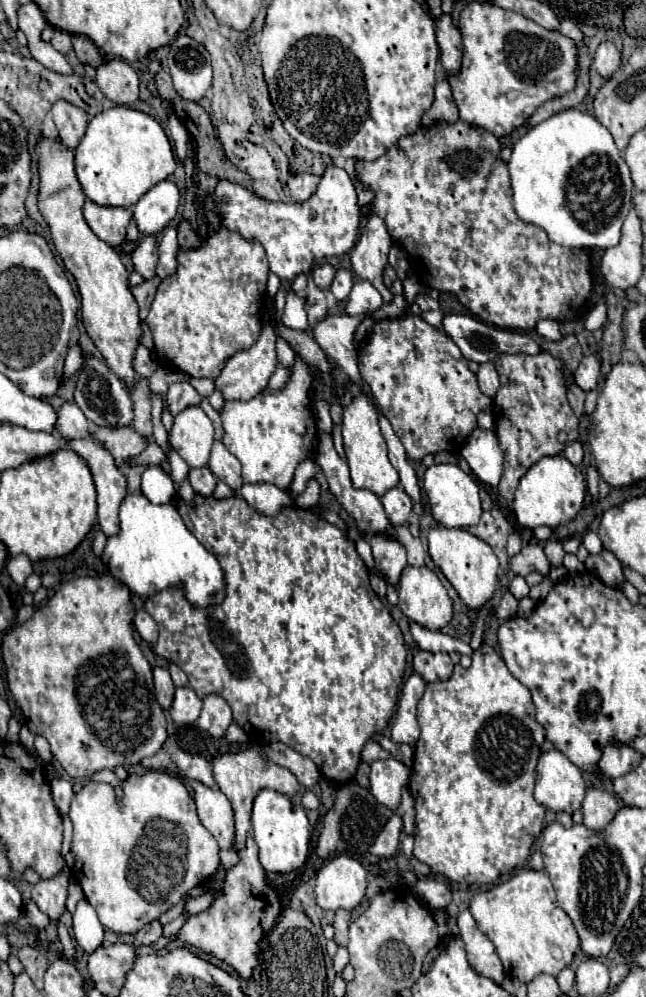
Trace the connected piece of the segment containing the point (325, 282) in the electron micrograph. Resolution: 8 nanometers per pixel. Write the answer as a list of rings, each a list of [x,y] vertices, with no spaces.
[[[320,264],[312,270],[312,278],[314,278],[314,284],[320,288],[320,290],[328,290],[332,280],[334,280],[334,274],[336,270],[330,266],[330,264]]]

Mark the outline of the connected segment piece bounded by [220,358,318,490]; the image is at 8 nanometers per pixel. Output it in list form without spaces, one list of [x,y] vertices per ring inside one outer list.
[[[294,358],[290,378],[282,390],[270,392],[266,388],[248,402],[226,402],[220,408],[224,428],[222,442],[240,460],[242,480],[246,484],[268,482],[280,486],[280,490],[288,490],[298,462],[312,454],[318,428],[310,398],[310,386],[312,378],[308,364],[302,358]]]

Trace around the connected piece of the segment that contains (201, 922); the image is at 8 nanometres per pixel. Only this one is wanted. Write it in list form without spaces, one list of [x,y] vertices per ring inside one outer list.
[[[248,834],[244,848],[232,848],[238,852],[238,864],[226,870],[222,888],[216,892],[214,902],[204,912],[190,916],[186,924],[176,932],[176,938],[188,948],[194,948],[198,954],[204,952],[218,958],[220,962],[228,964],[240,978],[250,980],[254,968],[258,966],[260,942],[280,920],[282,902],[278,892],[266,880],[266,872],[258,862],[258,846],[254,844],[252,836]]]

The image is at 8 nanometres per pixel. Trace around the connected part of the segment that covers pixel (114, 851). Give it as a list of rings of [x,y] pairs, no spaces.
[[[152,770],[142,776],[128,776],[124,796],[116,800],[114,788],[104,782],[88,782],[70,804],[70,820],[74,824],[72,852],[76,864],[72,876],[80,882],[88,904],[98,912],[104,928],[118,934],[136,934],[142,926],[176,906],[194,886],[212,876],[220,864],[218,844],[200,824],[194,800],[180,778],[164,770]]]

